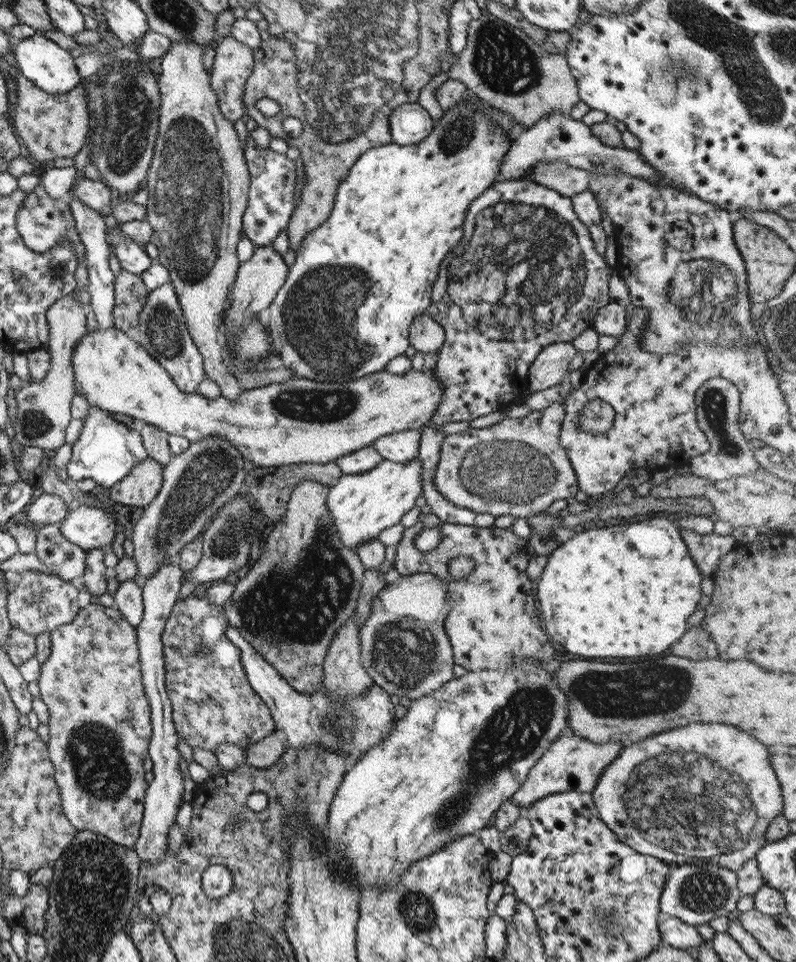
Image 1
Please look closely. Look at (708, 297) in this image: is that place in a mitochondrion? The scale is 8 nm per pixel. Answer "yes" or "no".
yes

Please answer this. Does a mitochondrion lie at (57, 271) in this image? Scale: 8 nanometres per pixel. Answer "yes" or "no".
no

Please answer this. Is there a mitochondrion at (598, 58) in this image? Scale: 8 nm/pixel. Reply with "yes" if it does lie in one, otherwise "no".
no

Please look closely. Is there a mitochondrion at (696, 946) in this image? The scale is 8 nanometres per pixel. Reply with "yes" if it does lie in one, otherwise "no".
no

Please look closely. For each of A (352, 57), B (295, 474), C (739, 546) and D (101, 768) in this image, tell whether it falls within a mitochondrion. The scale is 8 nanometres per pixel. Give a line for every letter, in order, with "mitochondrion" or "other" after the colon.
A: mitochondrion
B: other
C: other
D: mitochondrion

